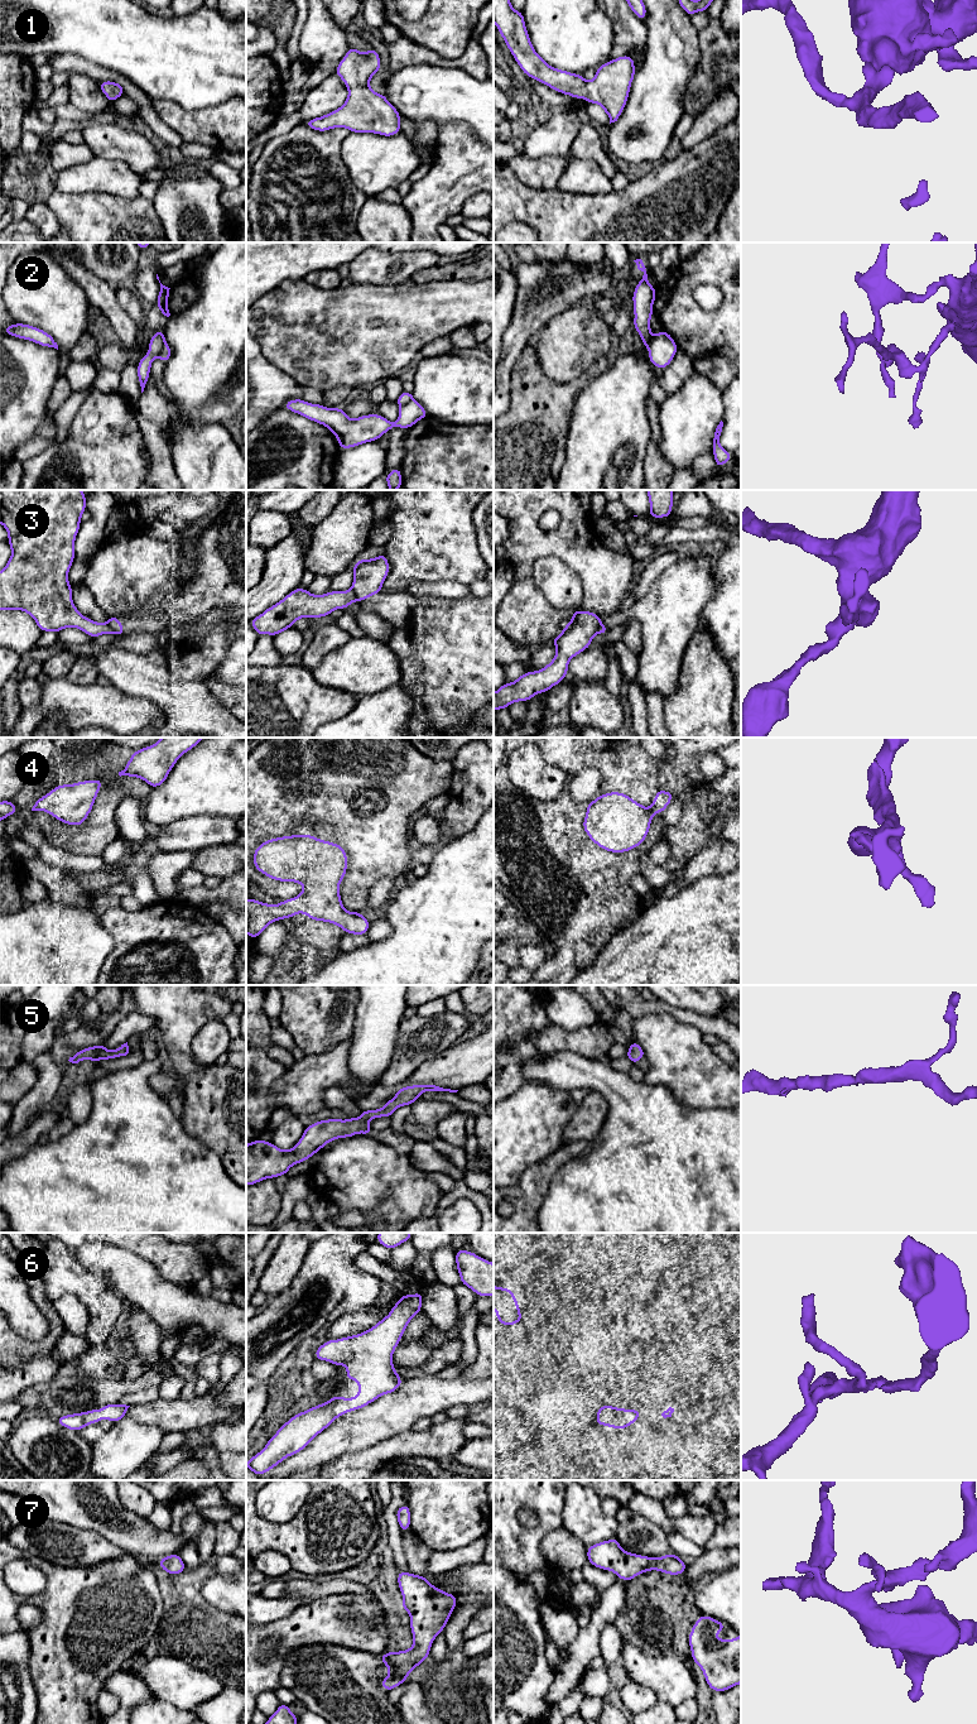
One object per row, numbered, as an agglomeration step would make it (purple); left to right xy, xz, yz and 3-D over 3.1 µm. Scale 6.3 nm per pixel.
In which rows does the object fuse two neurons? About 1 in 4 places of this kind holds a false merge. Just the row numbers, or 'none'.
3

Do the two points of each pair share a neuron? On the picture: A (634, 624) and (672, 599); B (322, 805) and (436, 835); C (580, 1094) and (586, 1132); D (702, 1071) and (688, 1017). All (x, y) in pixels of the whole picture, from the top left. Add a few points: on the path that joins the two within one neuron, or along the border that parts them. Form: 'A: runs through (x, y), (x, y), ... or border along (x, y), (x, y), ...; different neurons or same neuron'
A: border along (629, 616), (633, 616), (639, 623), (640, 651); different neurons
B: border along (409, 834), (414, 845); different neurons
C: border along (590, 1090), (577, 1105); different neurons
D: border along (663, 1013), (691, 1023), (703, 1035); different neurons

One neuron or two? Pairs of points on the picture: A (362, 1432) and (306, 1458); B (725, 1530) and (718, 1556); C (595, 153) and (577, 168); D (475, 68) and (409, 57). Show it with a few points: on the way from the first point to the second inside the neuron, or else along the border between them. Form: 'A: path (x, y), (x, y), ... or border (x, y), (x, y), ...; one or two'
A: path (349, 1439), (337, 1439), (319, 1451); one
B: border (727, 1547), (706, 1550); two
C: border (572, 157), (593, 161), (610, 177); two
D: path (458, 63), (446, 63), (426, 57); one

